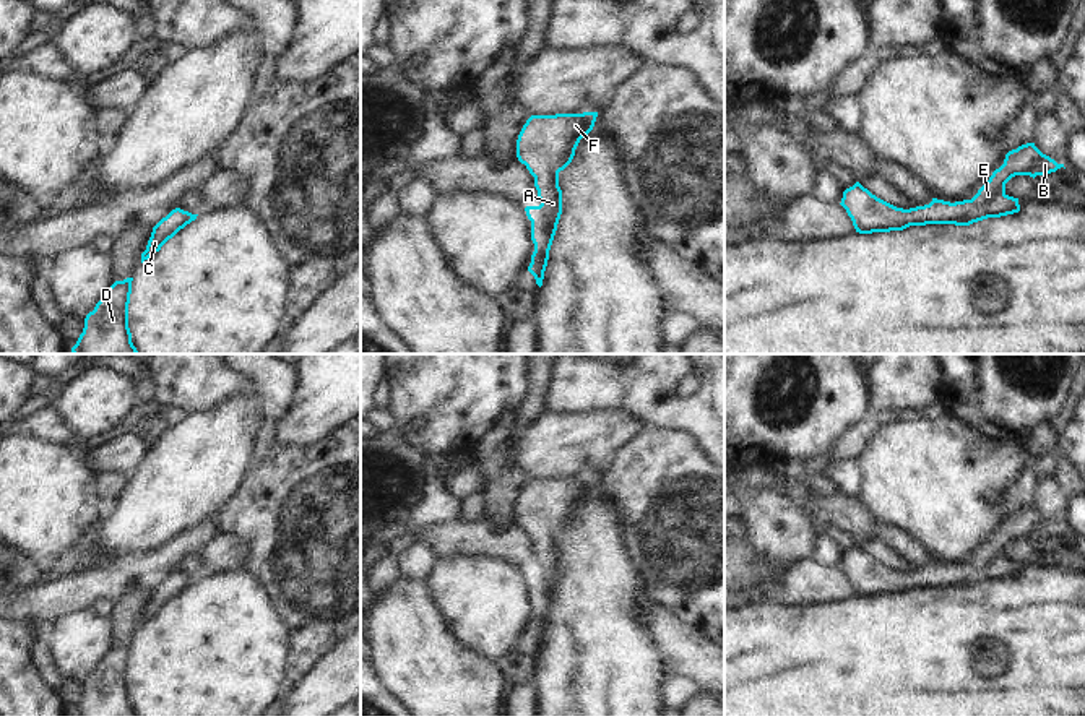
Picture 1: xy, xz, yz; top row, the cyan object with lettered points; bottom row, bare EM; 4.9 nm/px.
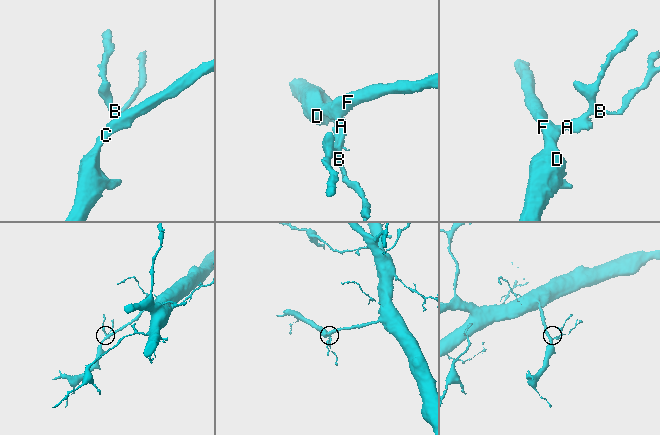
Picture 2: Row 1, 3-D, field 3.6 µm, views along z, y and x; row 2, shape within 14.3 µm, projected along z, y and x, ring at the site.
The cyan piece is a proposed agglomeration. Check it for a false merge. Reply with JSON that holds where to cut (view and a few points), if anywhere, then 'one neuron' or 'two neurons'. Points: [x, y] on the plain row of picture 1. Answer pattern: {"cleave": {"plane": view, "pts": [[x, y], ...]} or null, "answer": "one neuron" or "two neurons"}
{"cleave": null, "answer": "one neuron"}

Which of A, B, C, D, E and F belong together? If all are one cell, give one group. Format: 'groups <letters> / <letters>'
groups A B C D E F

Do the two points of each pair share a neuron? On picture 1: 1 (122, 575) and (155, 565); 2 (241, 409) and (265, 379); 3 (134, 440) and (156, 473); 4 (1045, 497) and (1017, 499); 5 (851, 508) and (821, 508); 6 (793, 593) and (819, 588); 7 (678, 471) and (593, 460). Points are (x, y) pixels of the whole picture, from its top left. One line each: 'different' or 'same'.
1: same
2: different
3: different
4: different
5: same
6: same
7: different

